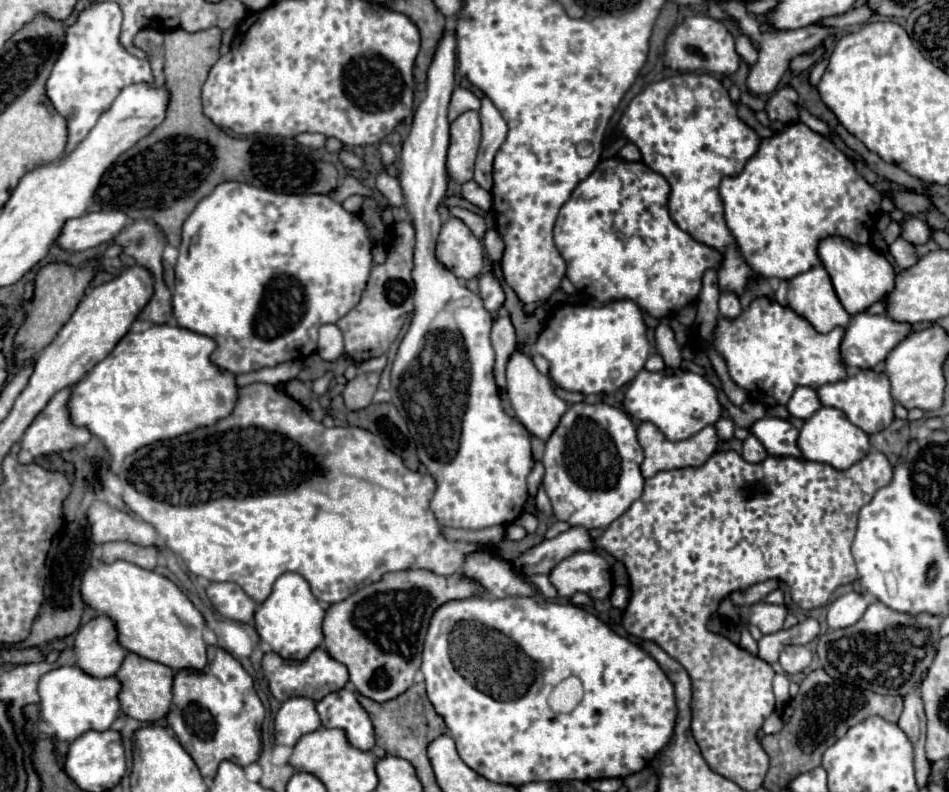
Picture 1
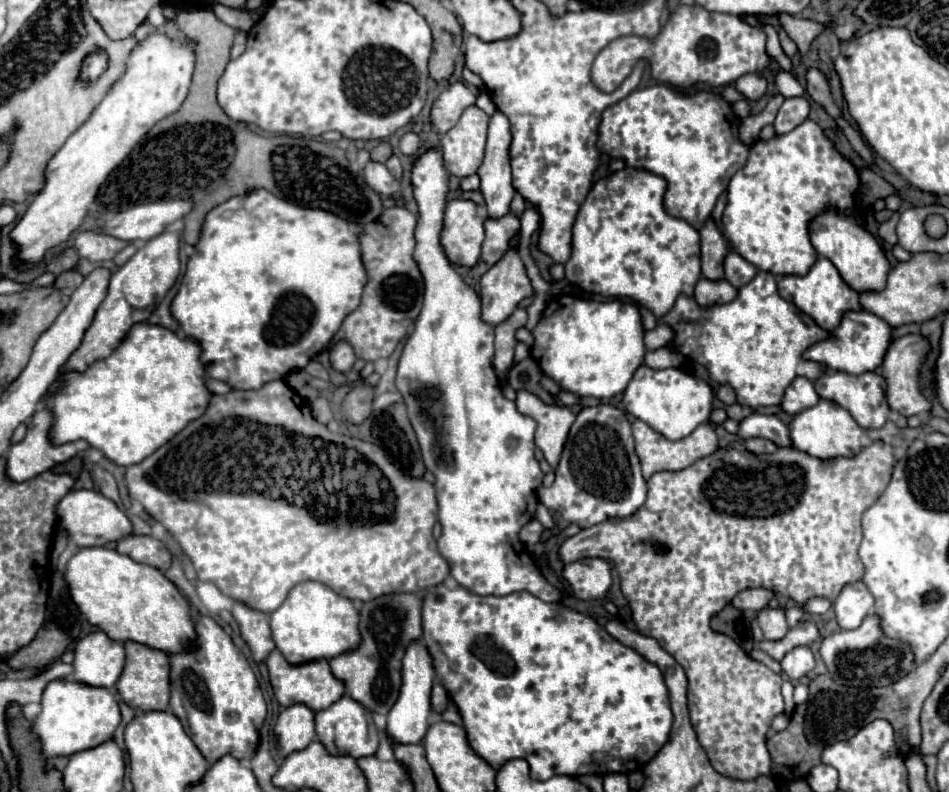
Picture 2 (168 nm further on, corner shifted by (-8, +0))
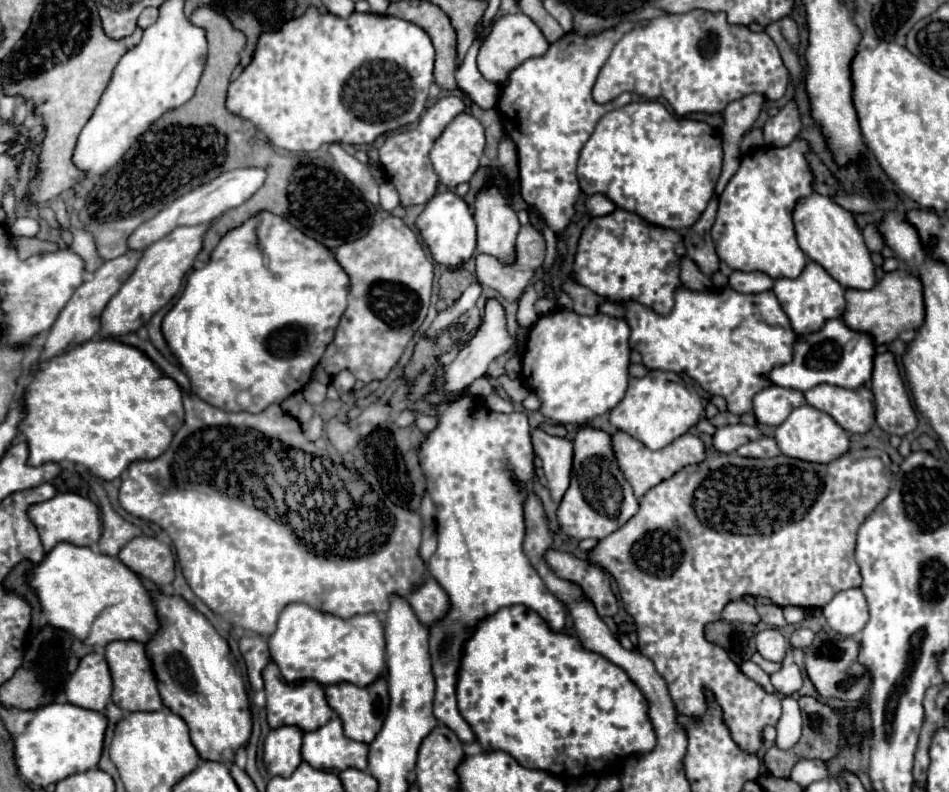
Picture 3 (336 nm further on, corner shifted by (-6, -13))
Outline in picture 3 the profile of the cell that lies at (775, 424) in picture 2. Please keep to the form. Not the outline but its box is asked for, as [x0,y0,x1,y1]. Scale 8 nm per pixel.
[712,423,762,453]

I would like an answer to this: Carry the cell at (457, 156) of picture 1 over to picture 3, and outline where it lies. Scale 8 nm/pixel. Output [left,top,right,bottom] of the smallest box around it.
[430,113,484,189]

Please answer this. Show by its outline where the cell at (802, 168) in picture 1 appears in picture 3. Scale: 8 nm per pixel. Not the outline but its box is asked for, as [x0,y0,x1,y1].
[712,139,814,279]

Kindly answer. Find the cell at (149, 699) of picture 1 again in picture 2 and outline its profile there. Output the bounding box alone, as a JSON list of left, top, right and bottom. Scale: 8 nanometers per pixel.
[116,642,170,712]

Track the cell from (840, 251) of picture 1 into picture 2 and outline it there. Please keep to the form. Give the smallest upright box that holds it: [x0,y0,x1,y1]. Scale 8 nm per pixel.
[810,210,890,292]

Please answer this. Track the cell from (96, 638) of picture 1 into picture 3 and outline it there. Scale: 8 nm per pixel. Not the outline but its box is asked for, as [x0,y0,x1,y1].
[66,653,112,711]

